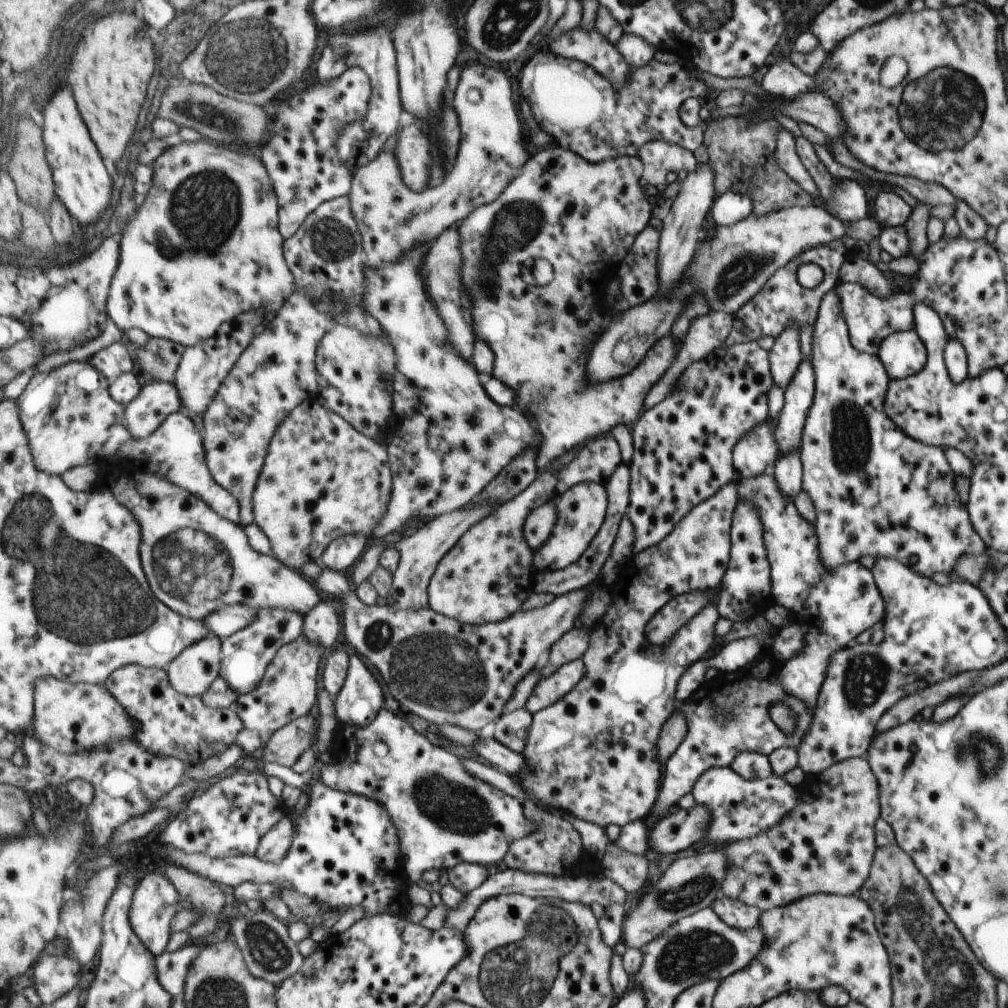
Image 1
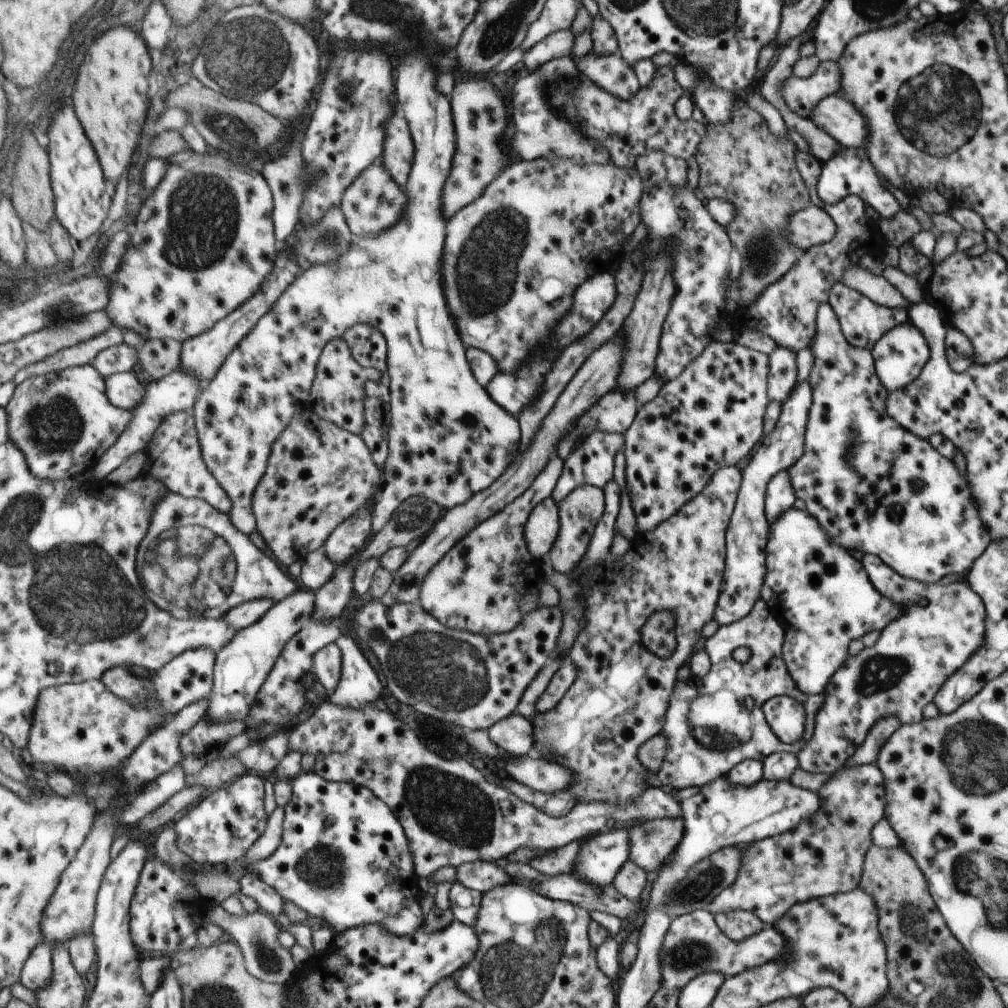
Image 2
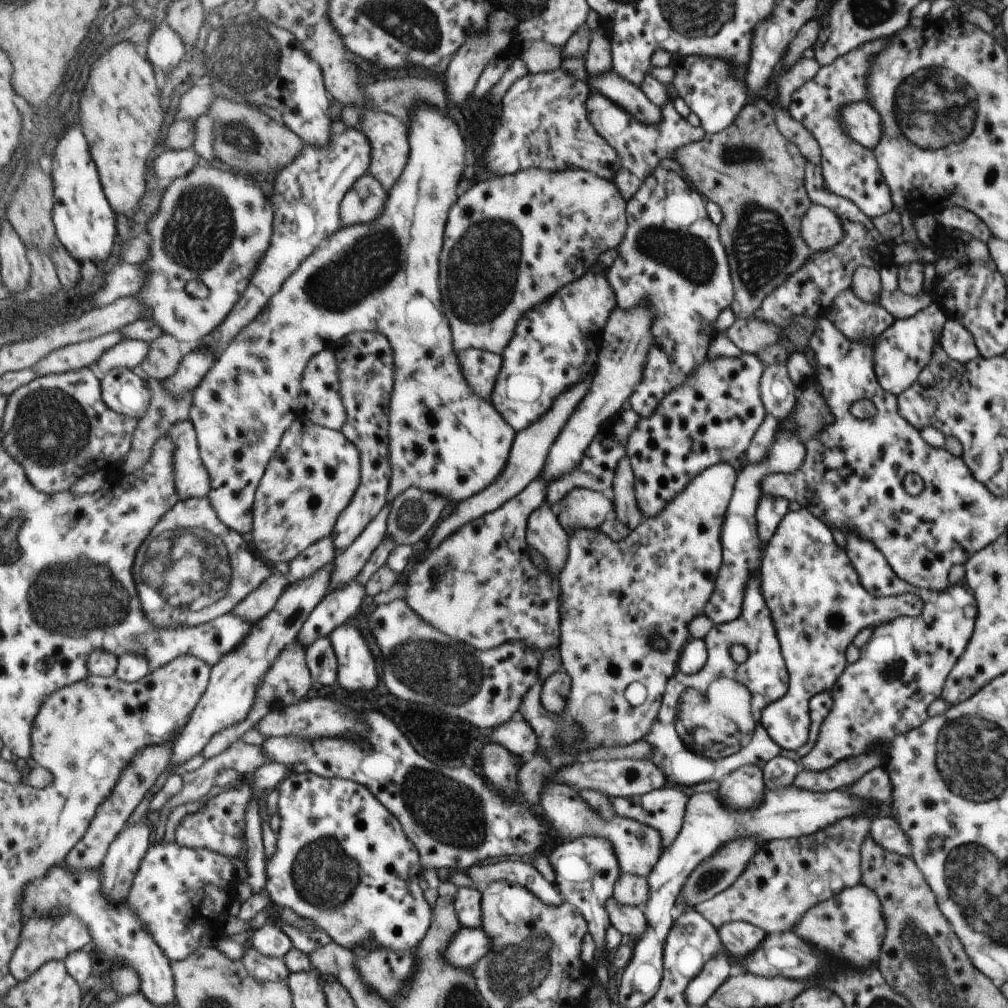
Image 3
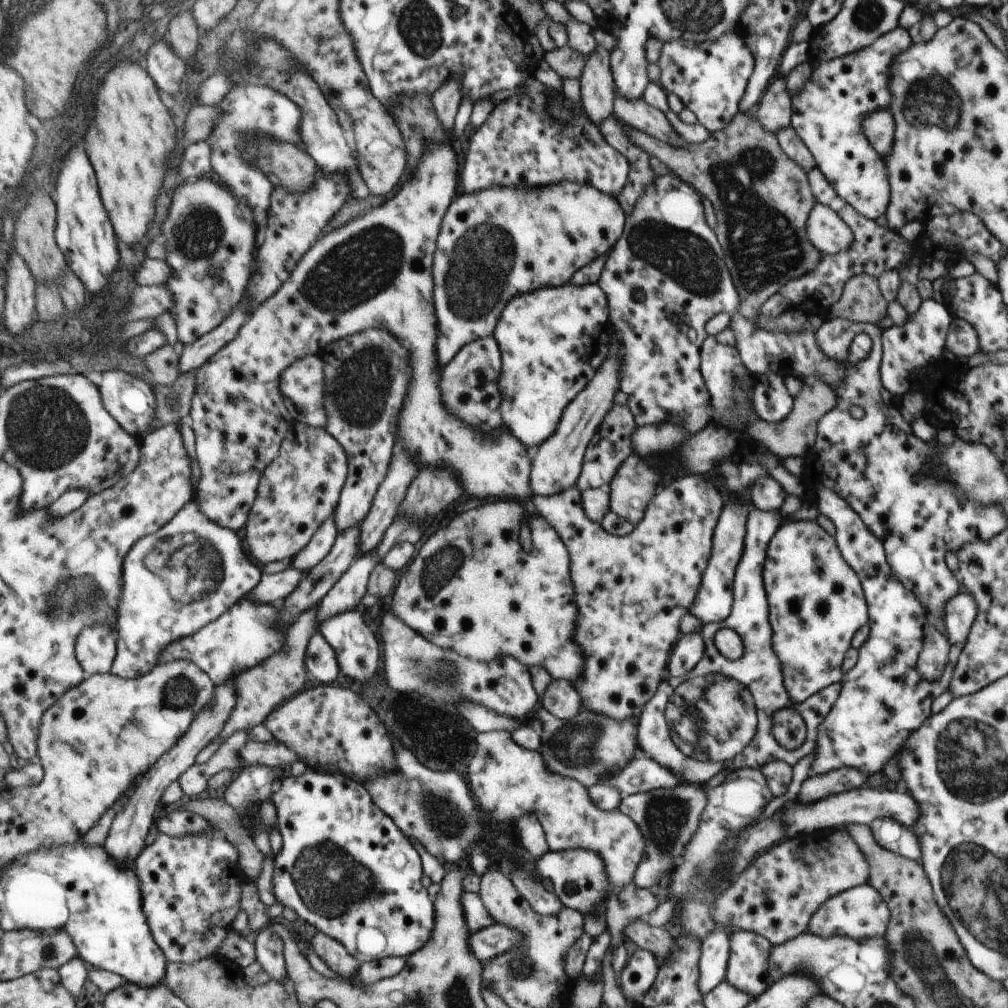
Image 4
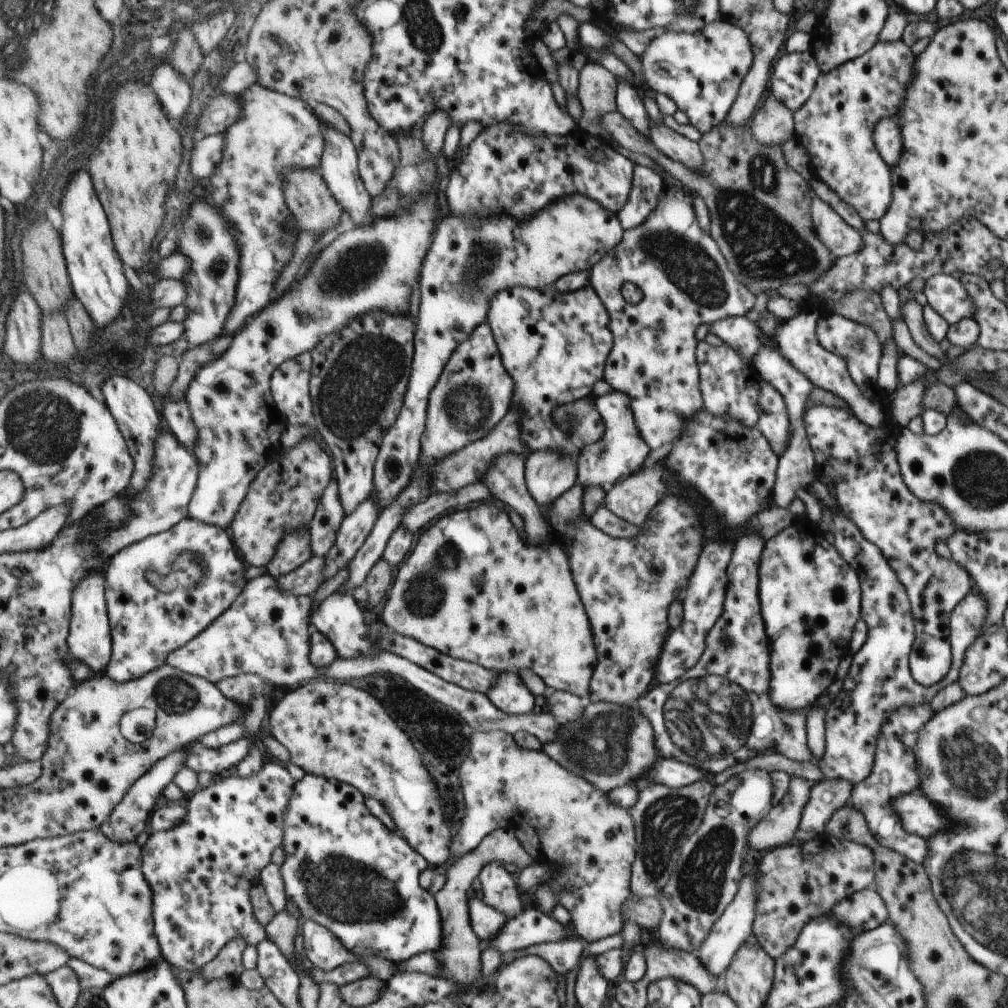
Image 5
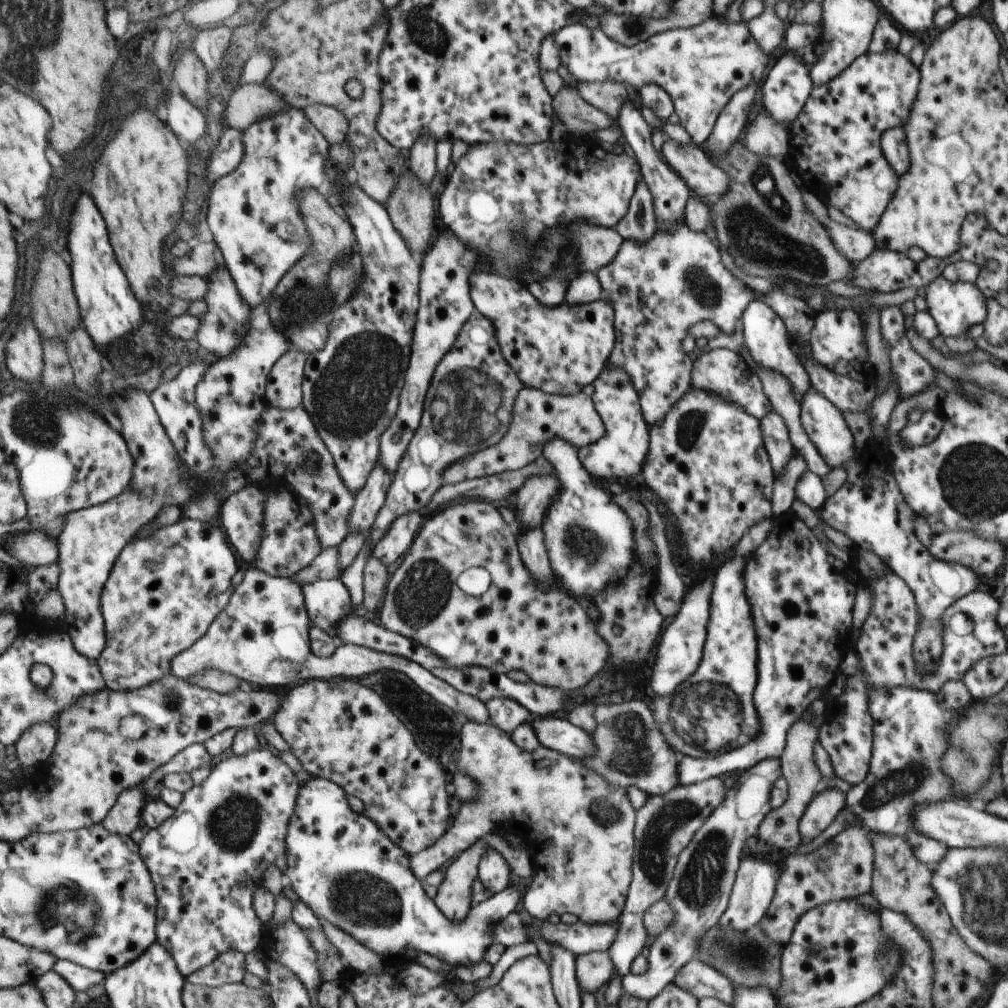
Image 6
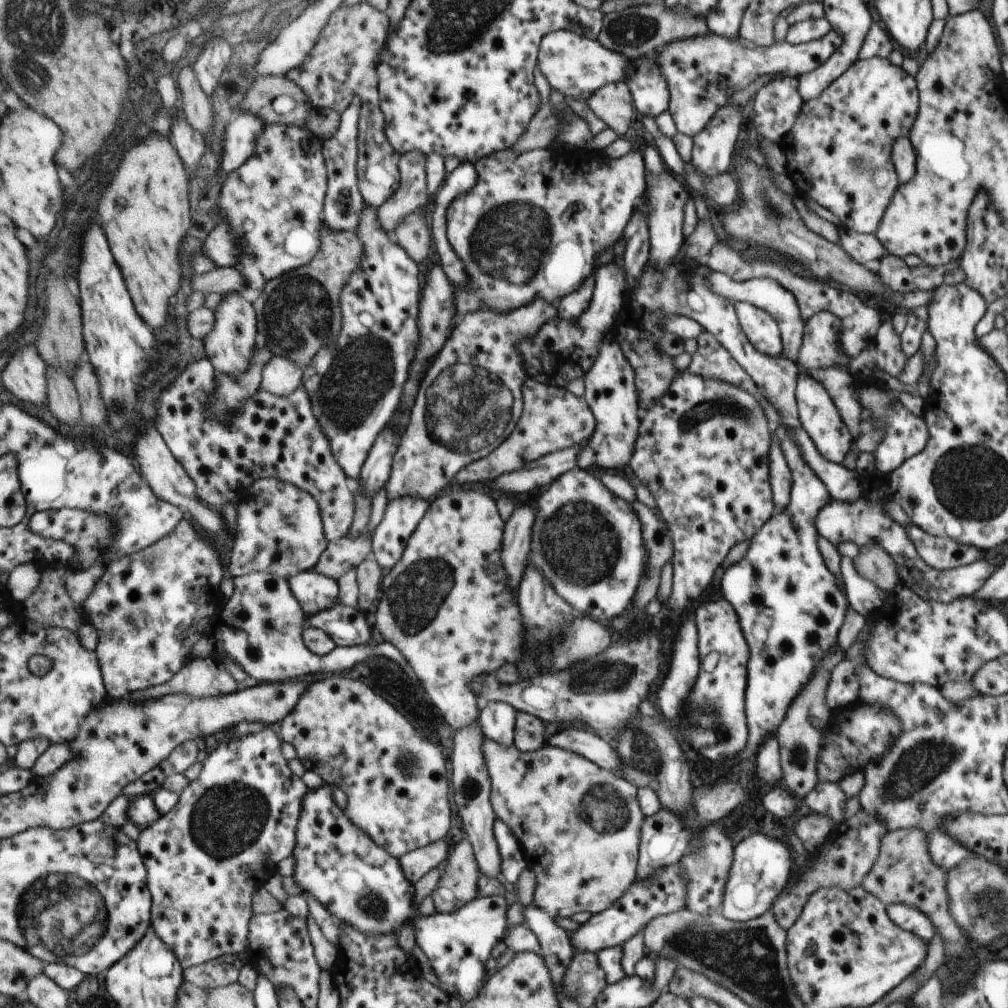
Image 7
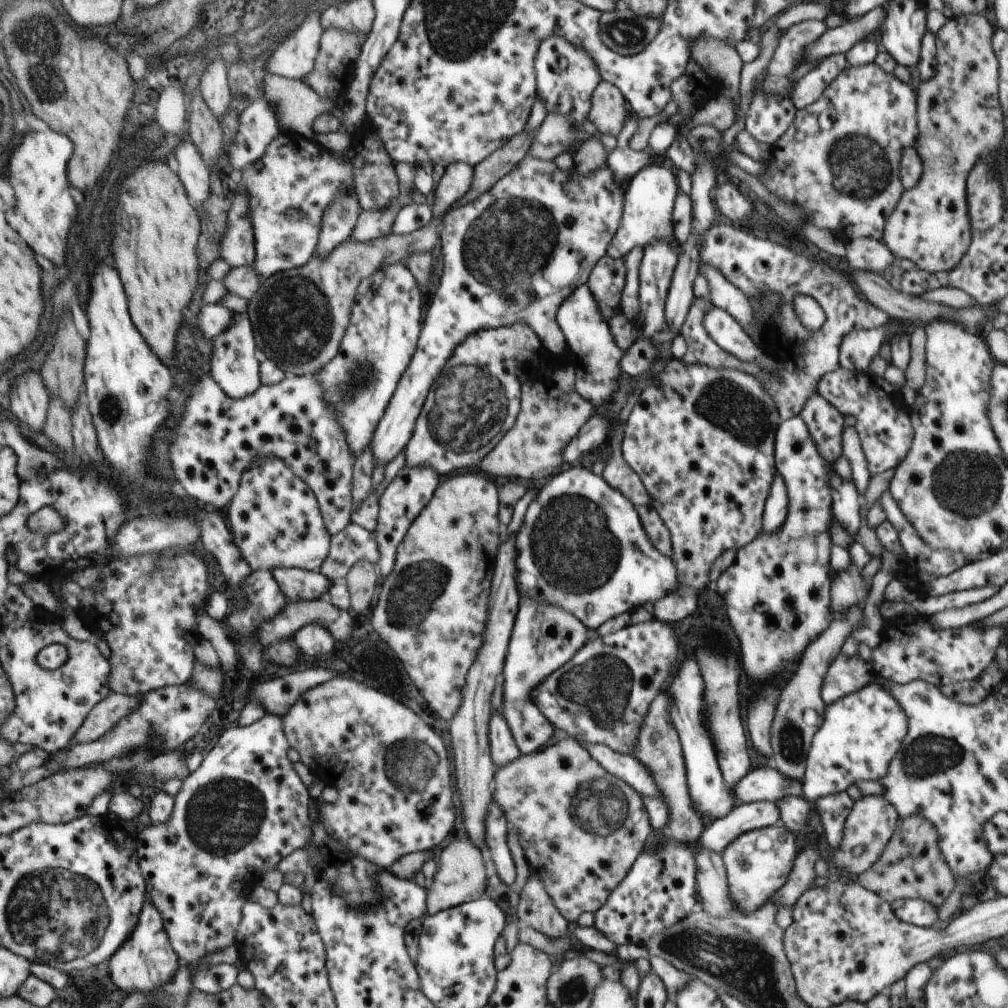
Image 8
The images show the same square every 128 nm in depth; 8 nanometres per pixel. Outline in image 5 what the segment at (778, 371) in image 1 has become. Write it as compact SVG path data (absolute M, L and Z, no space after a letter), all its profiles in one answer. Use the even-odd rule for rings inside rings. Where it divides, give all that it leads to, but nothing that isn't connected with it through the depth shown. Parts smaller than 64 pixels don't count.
M761 380L761 394L758 402L761 403L761 418L758 421L758 430L769 440L773 450L779 456L789 444L790 422L782 394L768 382Z

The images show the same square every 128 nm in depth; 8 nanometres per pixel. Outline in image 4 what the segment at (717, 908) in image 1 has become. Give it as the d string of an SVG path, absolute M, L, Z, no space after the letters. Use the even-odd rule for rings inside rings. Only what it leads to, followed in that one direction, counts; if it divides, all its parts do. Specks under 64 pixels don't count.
M736 929L730 942L728 974L725 981L756 999L773 985L769 972L772 944L753 931Z

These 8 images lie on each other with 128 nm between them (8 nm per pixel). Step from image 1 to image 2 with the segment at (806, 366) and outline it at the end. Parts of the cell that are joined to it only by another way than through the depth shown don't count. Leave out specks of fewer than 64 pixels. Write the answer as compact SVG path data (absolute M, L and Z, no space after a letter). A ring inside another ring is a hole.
M808 380L797 382L788 400L781 405L781 413L774 430L763 437L750 457L750 464L744 468L745 480L742 481L741 493L737 496L736 508L733 510L732 520L728 528L728 564L726 565L724 588L721 589L720 600L717 601L715 618L722 622L742 620L754 604L760 600L760 590L764 586L764 576L768 568L768 542L770 537L770 526L765 514L765 497L768 494L769 482L776 477L780 470L788 470L796 464L804 454L805 432L807 427L810 407L813 403L812 386Z

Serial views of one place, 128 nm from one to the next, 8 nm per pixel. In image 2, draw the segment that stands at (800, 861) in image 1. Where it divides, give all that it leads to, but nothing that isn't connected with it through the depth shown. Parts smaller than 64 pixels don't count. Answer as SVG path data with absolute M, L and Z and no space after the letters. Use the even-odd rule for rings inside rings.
M843 765L818 790L820 810L816 814L784 834L741 847L736 880L713 898L707 910L715 916L744 910L756 914L766 926L773 926L800 902L858 889L866 853L873 845L874 824L888 811L885 785L879 766Z

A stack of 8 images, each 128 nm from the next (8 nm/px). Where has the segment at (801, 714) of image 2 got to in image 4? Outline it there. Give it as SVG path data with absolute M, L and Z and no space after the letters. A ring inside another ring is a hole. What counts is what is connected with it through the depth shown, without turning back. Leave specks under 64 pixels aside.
M789 519L769 543L764 565L765 590L768 594L769 618L772 620L773 650L781 662L784 686L793 703L802 703L823 689L840 683L842 660L850 640L869 622L868 602L856 572L844 561L831 537L816 521ZM793 709L778 711L773 718L773 736L786 750L799 748L807 736L805 723Z

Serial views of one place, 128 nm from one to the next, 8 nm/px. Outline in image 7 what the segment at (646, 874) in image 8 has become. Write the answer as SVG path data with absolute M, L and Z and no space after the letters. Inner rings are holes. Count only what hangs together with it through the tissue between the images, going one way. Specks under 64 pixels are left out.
M680 860L676 865L656 870L649 878L635 880L618 902L614 902L606 911L593 915L575 932L567 933L575 951L598 953L606 948L625 945L630 938L643 934L654 919L687 907L688 882Z

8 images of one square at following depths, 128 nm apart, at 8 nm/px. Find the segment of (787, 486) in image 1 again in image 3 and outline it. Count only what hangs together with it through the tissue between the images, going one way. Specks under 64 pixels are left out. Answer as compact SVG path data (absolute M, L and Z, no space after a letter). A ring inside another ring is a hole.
M765 496L757 509L757 528L761 536L762 546L773 537L778 524L786 513L791 510L790 501L784 498L772 498Z

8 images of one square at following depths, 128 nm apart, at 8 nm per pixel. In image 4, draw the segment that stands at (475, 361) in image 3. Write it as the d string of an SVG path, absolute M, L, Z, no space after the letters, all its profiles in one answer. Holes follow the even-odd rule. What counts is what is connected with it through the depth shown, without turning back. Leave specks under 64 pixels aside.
M483 337L469 343L454 362L446 364L442 370L442 400L450 408L450 412L458 419L464 420L470 427L487 428L490 423L498 421L501 406L501 393L498 382L501 374L501 355L496 340Z

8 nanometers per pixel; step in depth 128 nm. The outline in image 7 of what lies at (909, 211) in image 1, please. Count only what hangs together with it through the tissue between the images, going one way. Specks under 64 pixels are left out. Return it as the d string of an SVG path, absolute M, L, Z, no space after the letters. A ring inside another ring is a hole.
M873 57L865 60L858 60L854 66L846 70L842 77L833 83L821 95L821 97L806 102L801 107L800 113L792 126L792 129L786 134L779 148L783 151L787 159L786 174L794 181L796 192L799 195L807 196L808 199L816 200L818 204L826 210L829 210L840 219L840 227L848 231L857 231L858 233L874 233L880 229L882 218L884 217L887 207L890 205L896 190L898 189L898 176L896 164L892 162L893 143L901 137L908 137L914 122L917 119L917 114L920 112L920 90L917 87L917 80L909 76L900 66L891 64L888 59Z

